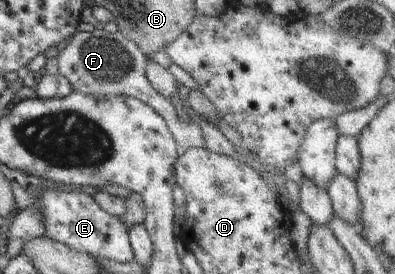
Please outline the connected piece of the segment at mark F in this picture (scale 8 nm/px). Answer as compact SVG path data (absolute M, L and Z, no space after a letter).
M111 27L95 29L92 33L78 32L73 37L56 60L58 73L70 84L73 91L94 97L125 95L143 101L163 118L177 150L186 153L189 149L205 148L199 124L183 122L171 100L156 92L150 85L145 76L148 58L132 40Z

